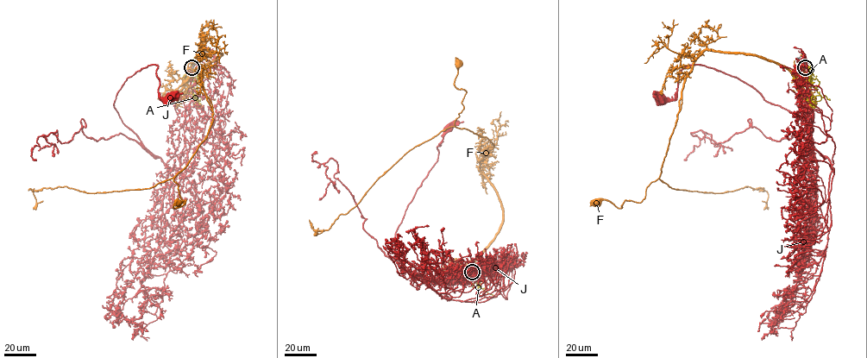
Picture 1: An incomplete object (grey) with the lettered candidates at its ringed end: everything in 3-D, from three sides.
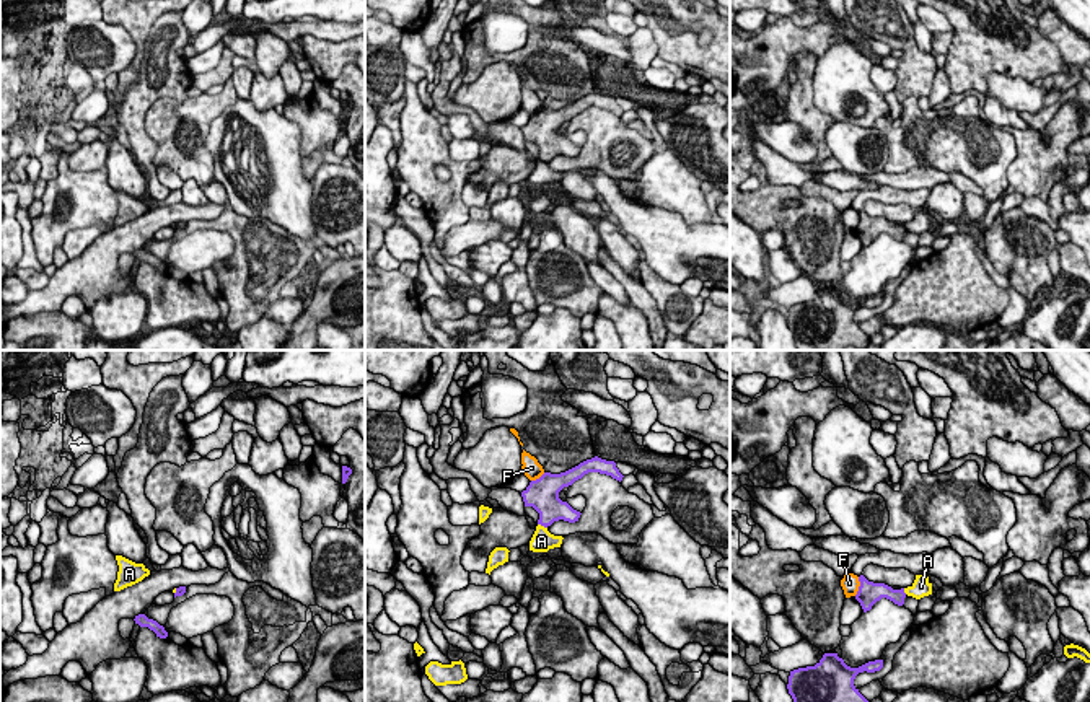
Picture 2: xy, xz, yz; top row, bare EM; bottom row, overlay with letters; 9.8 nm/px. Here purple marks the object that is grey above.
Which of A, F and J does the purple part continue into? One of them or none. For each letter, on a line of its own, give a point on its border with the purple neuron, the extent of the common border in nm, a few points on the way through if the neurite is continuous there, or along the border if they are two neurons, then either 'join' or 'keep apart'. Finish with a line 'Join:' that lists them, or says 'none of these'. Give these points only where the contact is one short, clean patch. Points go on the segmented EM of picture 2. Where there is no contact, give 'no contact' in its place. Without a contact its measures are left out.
A: contact xz (543, 525); length 110 nm; border xz (538, 523), (546, 528); keep apart
F: contact yz (859, 587); length 200 nm; border yz (859, 577), (859, 590), (854, 595); keep apart
J: no contact; join
Join: J

